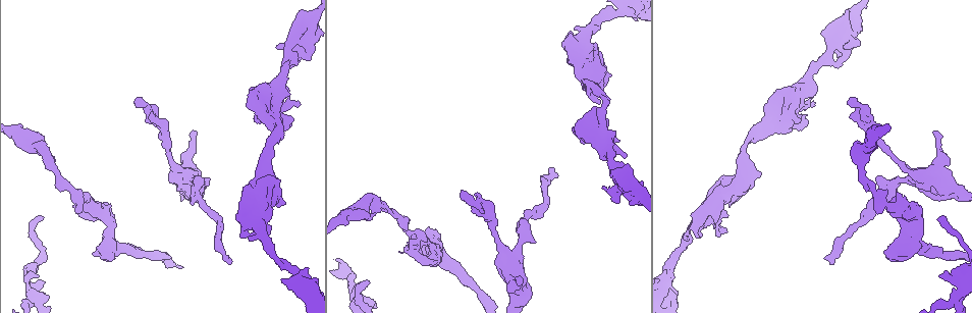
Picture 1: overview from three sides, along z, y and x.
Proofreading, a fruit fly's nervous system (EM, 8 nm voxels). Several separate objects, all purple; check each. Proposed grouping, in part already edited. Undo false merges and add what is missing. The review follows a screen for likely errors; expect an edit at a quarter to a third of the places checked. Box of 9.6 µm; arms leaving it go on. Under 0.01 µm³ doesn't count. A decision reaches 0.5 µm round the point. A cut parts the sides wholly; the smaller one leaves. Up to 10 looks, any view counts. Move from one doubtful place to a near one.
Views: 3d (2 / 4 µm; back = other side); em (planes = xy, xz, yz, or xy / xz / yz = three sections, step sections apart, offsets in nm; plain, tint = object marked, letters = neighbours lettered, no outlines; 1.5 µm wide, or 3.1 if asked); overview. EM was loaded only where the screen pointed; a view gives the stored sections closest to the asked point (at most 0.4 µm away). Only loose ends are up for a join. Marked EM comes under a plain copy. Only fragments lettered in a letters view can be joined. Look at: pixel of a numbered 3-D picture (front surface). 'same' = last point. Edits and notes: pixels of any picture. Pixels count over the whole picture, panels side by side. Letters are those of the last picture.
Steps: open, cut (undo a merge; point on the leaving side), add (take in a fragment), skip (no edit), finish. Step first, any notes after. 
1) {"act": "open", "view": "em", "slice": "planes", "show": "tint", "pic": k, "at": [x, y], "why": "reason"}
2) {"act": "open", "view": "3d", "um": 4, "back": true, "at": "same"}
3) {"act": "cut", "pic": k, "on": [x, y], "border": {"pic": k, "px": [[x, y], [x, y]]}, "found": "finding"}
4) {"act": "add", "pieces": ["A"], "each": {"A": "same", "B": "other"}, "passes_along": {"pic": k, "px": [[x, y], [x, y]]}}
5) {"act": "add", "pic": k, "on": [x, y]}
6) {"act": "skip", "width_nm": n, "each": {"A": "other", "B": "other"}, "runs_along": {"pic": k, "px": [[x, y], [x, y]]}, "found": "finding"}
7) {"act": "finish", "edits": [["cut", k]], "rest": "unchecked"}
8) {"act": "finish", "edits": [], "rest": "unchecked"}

{"act": "open", "view": "em", "slice": "xy", "step": 8, "show": "letters", "pic": 1, "at": [399, 251], "why": "branch stops here"}

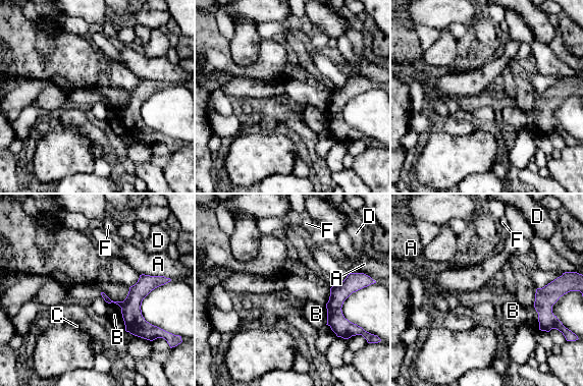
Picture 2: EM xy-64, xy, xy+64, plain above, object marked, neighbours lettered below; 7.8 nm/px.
{"act": "open", "view": "em", "slice": "planes", "show": "letters", "at": "same"}

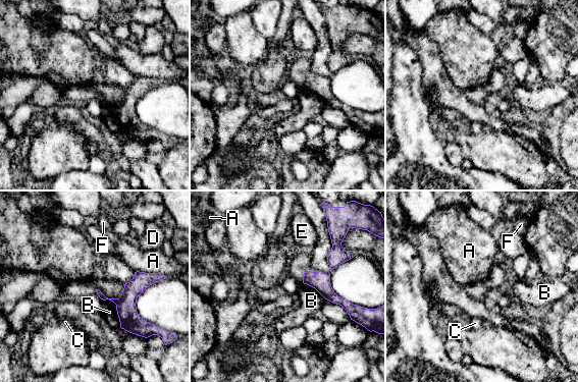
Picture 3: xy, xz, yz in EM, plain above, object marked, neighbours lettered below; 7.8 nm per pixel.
{"act": "skip", "each": {"A": "other", "B": "other", "C": "other", "D": "other", "E": "other", "F": "other"}, "runs_along": {"pic": 3, "px": [[334, 246], [325, 288], [343, 303]]}, "found": "none of them fits"}

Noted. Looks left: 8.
{"act": "open", "view": "em", "slice": "yz", "step": 8, "show": "letters", "pic": 1, "at": [518, 277], "why": "branch stops here"}

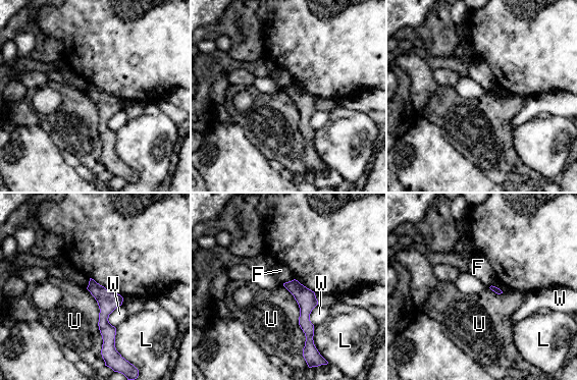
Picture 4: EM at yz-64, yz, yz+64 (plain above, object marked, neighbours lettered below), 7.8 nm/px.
{"act": "open", "view": "em", "slice": "planes", "show": "letters", "at": "same", "why": "cut it another way"}

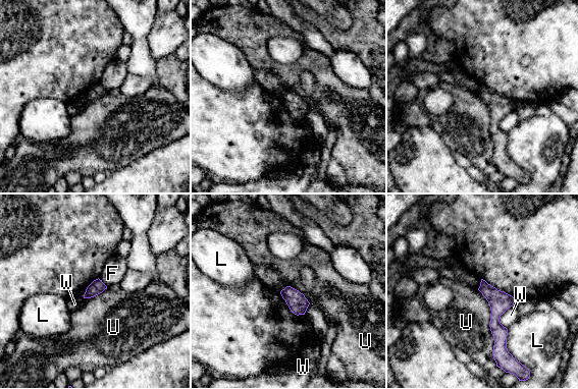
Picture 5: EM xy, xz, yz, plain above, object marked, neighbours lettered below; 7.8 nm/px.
{"act": "skip", "each": {"F": "other", "L": "other", "U": "other", "W": "other"}, "border": {"pic": 5, "px": [[477, 289], [490, 310], [495, 362]]}, "found": "no lettered fragment goes on from it"}

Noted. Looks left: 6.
{"act": "open", "view": "em", "slice": "planes", "show": "tint", "pic": 1, "at": [297, 36], "why": "looks like a crossing"}

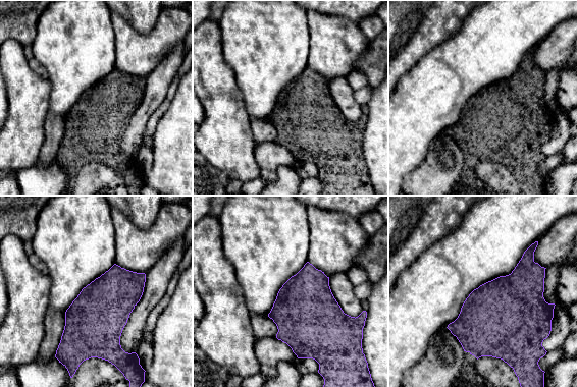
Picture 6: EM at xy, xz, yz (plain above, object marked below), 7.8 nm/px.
{"act": "open", "view": "em", "slice": "planes", "show": "letters", "at": "same"}

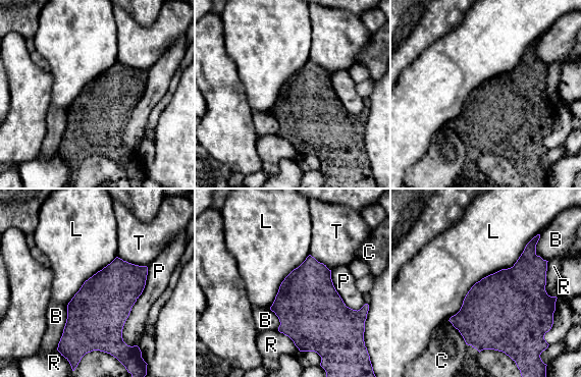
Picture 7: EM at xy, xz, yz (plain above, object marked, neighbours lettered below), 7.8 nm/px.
{"act": "skip", "each": {"B": "other", "C": "other", "L": "other", "P": "other", "R": "other", "T": "other"}, "border": {"pic": 7, "px": [[148, 271], [122, 329], [130, 346]]}, "found": "one neuron here"}

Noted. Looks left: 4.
{"act": "open", "view": "em", "slice": "planes", "show": "letters", "pic": 1, "at": [602, 104], "why": "two arms at a narrow angle"}

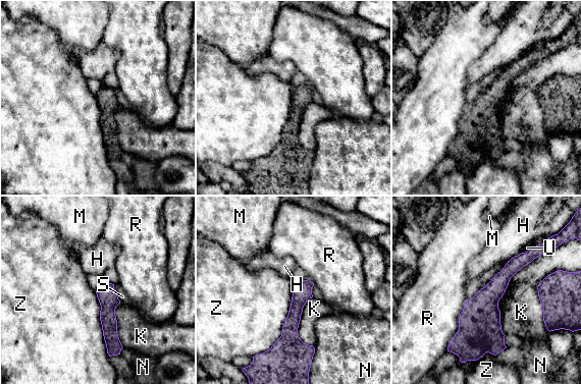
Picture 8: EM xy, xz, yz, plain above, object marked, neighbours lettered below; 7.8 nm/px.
{"act": "skip", "each": {"H": "other", "K": "other", "M": "other", "N": "other", "R": "other", "S": "other", "U": "other", "Z": "other"}, "border": {"pic": 8, "px": [[294, 284], [280, 337], [257, 354]]}, "found": "continuous, no second neuron"}

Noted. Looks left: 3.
{"act": "finish", "edits": [], "rest": "unchecked"}

